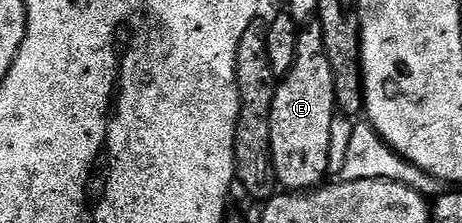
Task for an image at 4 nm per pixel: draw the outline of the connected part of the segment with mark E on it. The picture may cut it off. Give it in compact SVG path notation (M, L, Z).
M312 22L300 27L299 37L297 38L297 58L293 61L293 70L289 70L289 74L278 81L275 97L273 98L273 110L271 111L271 165L275 171L275 178L280 189L287 192L305 192L320 187L328 179L327 171L331 168L331 131L335 128L335 116L337 117L337 109L335 107L335 91L333 90L333 70L329 66L329 54L325 54L325 38L321 26L317 22Z

